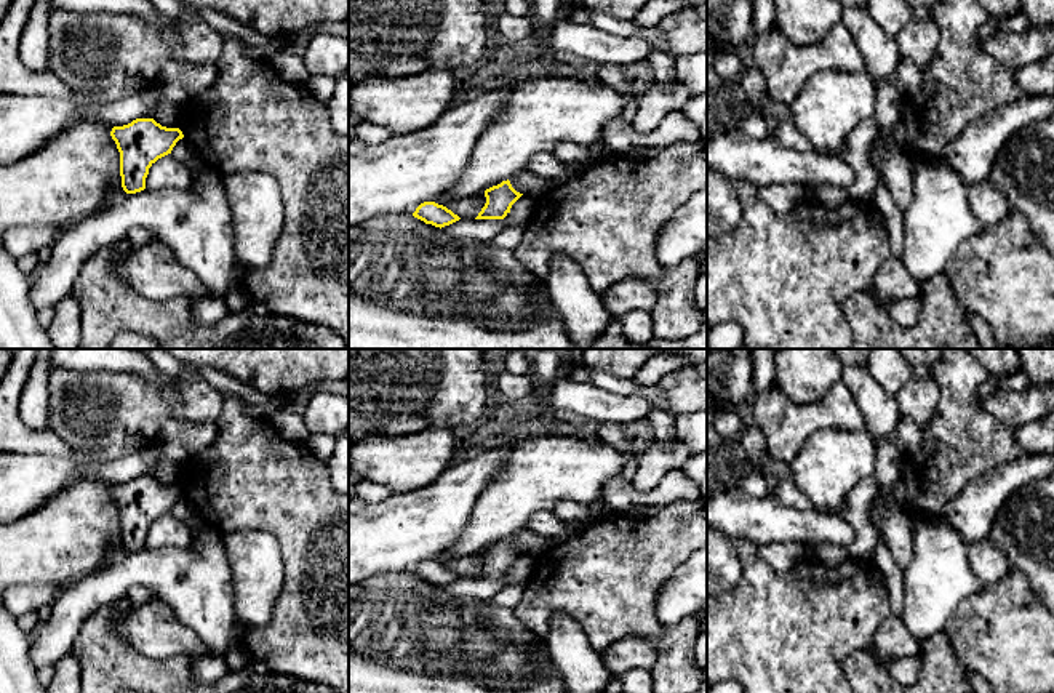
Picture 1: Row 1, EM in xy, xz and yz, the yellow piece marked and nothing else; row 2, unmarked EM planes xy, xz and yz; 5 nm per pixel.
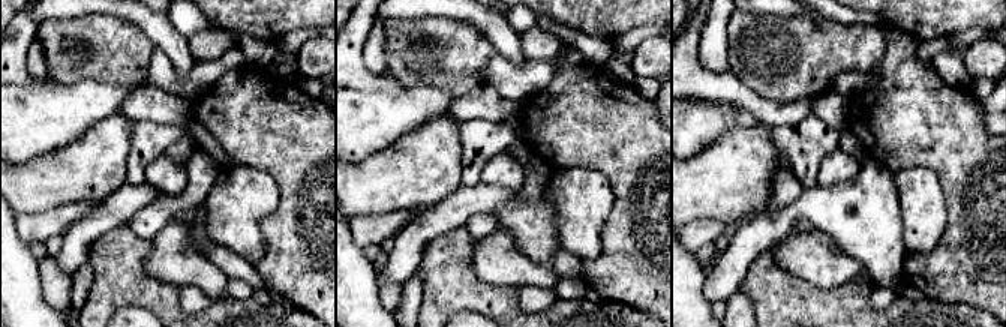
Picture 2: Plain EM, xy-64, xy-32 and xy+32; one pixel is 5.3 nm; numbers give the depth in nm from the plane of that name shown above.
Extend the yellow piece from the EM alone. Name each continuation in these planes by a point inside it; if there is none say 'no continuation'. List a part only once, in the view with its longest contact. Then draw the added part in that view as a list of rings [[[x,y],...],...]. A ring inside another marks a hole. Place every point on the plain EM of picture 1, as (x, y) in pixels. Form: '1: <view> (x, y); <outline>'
no continuation

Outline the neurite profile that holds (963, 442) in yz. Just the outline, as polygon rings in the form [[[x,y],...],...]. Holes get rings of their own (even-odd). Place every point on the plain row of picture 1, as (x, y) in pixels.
[[[940,349],[929,376],[939,384],[939,403],[931,424],[923,429],[920,450],[902,455],[899,479],[907,488],[904,511],[937,520],[968,483],[996,466],[1019,459],[1025,451],[1016,440],[1014,427],[982,408],[979,387],[990,373],[969,349]]]

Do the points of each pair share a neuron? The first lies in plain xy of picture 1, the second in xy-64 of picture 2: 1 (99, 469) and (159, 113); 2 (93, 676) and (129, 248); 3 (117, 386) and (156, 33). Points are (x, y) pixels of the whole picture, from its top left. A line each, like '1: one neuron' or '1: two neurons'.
1: one neuron
2: one neuron
3: two neurons

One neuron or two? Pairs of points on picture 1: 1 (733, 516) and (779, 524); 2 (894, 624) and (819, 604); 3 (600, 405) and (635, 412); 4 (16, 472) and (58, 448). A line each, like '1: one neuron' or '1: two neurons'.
1: one neuron
2: two neurons
3: one neuron
4: two neurons

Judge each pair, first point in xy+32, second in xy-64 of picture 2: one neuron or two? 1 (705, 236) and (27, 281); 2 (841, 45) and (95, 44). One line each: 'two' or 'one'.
1: two
2: one

